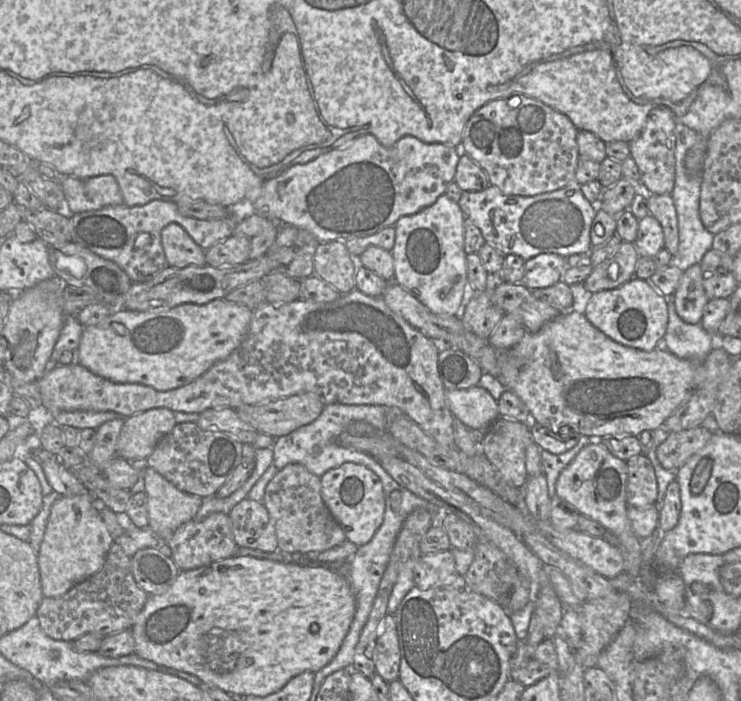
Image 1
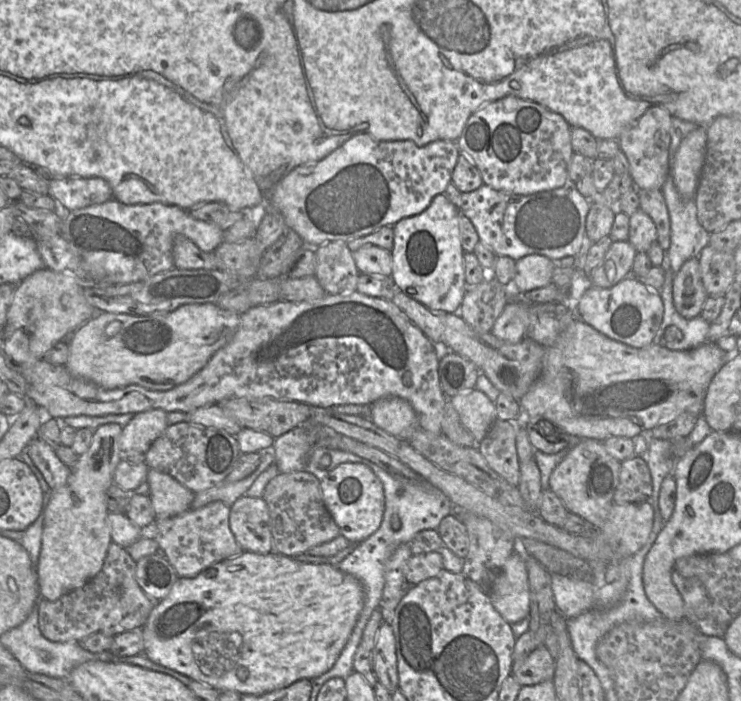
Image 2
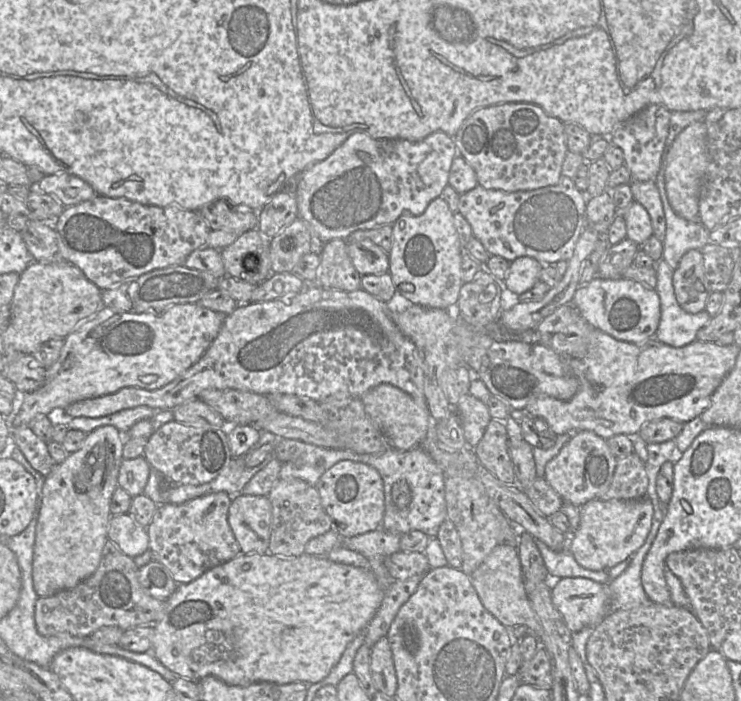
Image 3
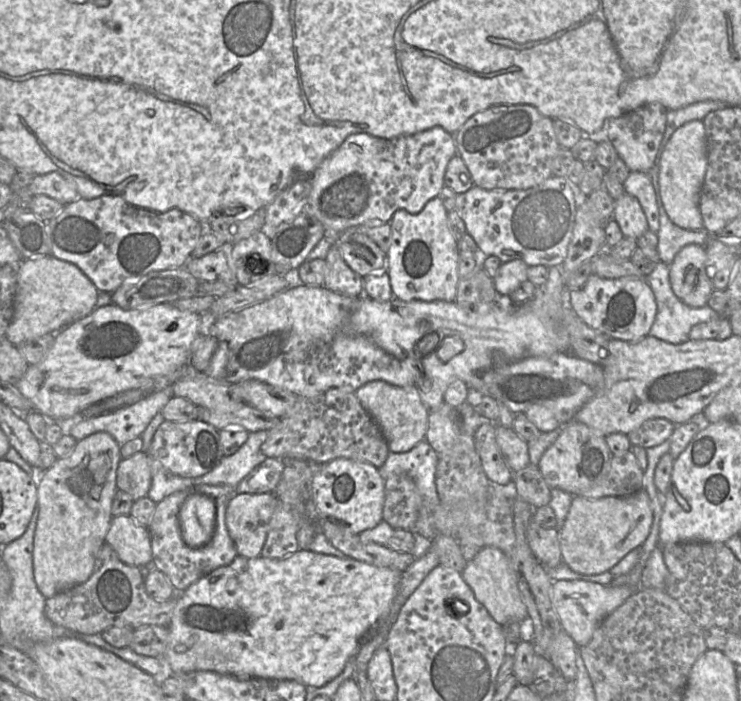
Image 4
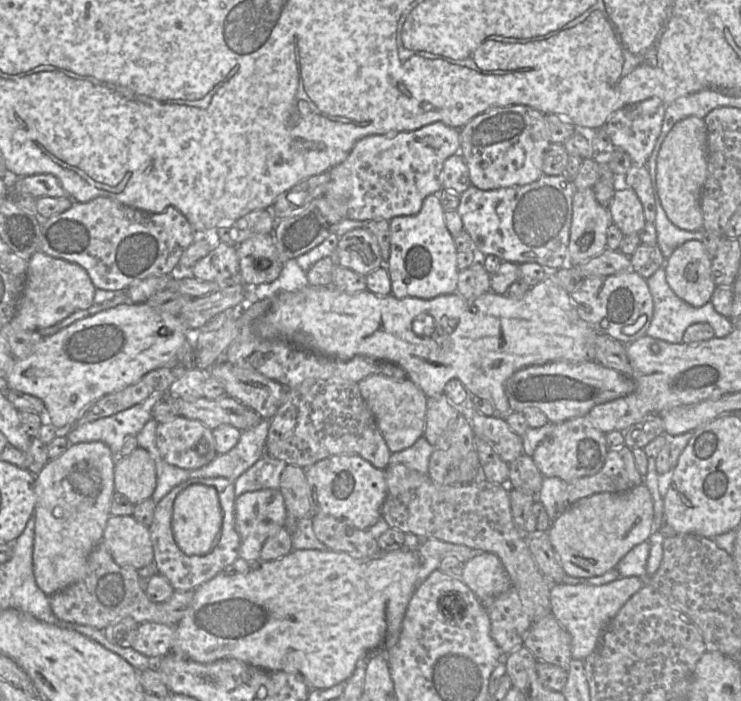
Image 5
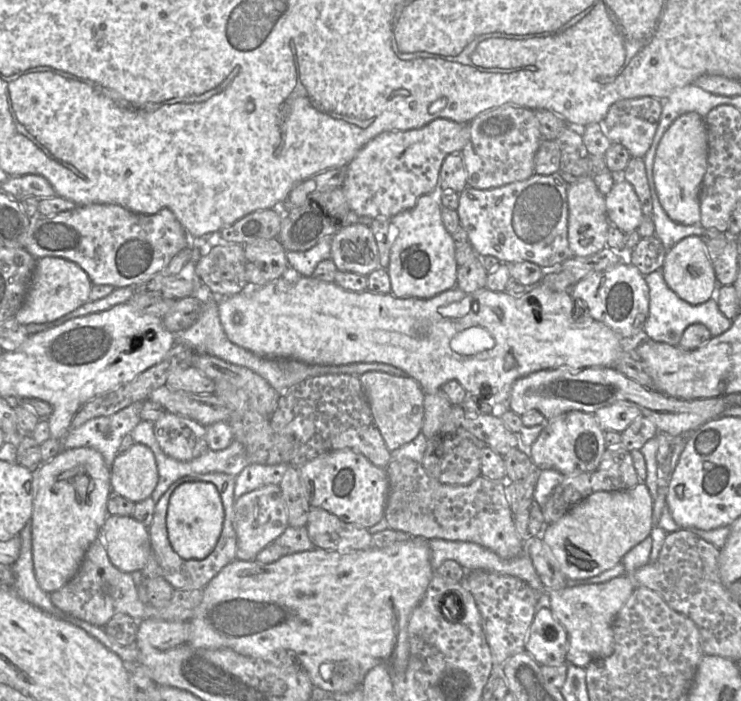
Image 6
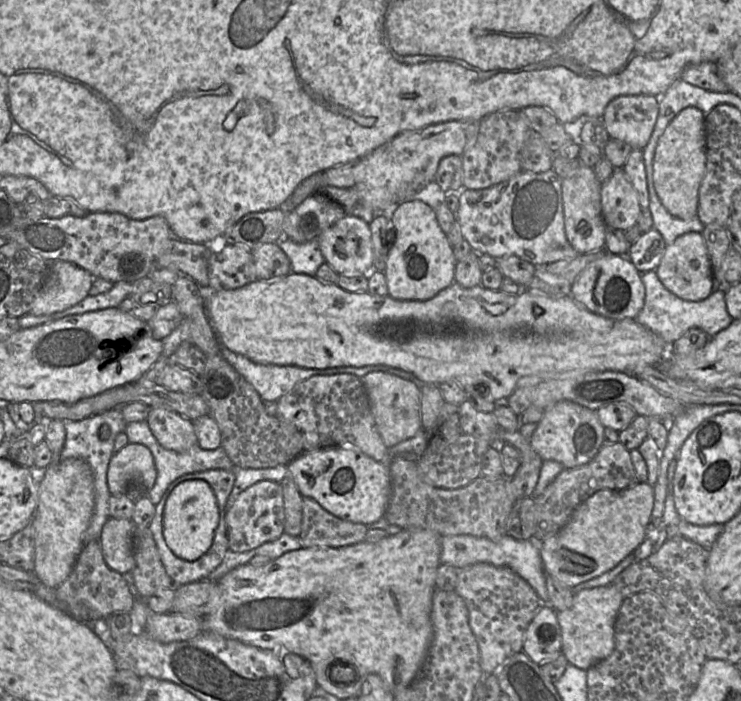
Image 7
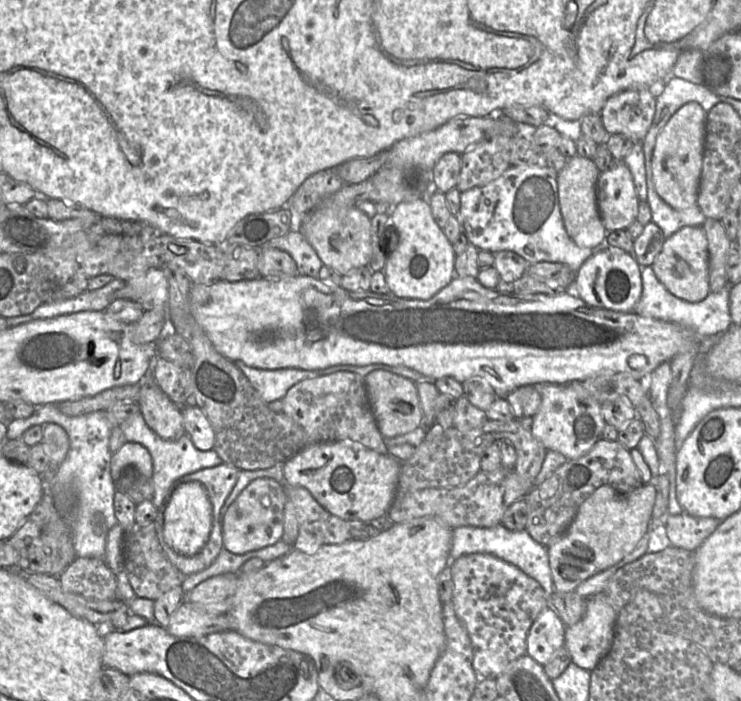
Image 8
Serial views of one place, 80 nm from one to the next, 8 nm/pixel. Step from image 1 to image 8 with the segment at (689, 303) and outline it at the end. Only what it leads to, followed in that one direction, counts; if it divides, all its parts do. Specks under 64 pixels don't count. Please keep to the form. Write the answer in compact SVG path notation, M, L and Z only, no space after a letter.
M684 226L665 238L661 251L651 265L657 279L676 297L698 302L710 292L707 239L701 226Z

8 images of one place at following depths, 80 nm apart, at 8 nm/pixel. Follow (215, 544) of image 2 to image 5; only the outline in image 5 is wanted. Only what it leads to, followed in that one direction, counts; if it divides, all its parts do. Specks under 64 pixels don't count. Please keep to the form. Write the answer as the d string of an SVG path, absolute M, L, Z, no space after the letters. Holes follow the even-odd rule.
M222 477L194 478L174 487L156 504L152 523L148 527L153 547L154 563L157 566L158 572L169 581L175 591L193 591L203 583L214 578L239 558L240 536L235 529L236 498L234 481ZM194 483L215 488L223 511L223 523L218 543L209 553L203 556L188 556L184 554L176 544L171 524L176 497Z

